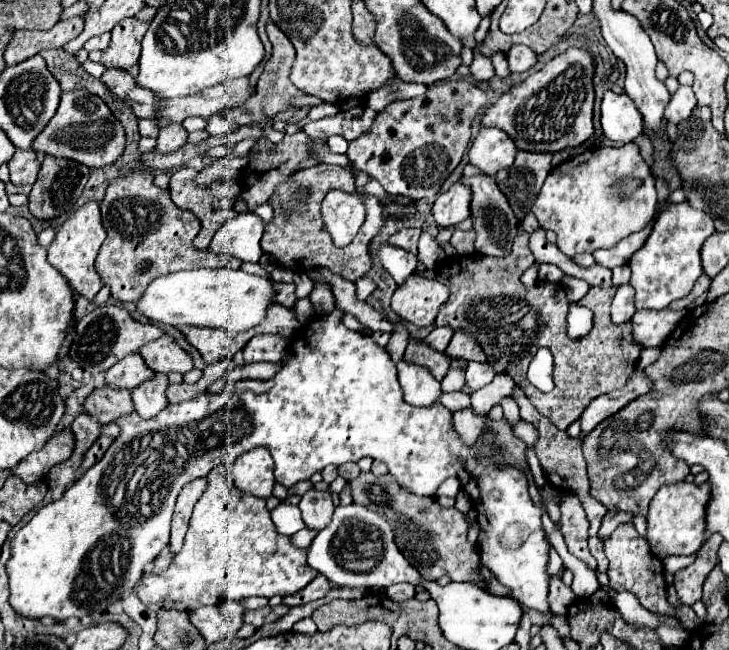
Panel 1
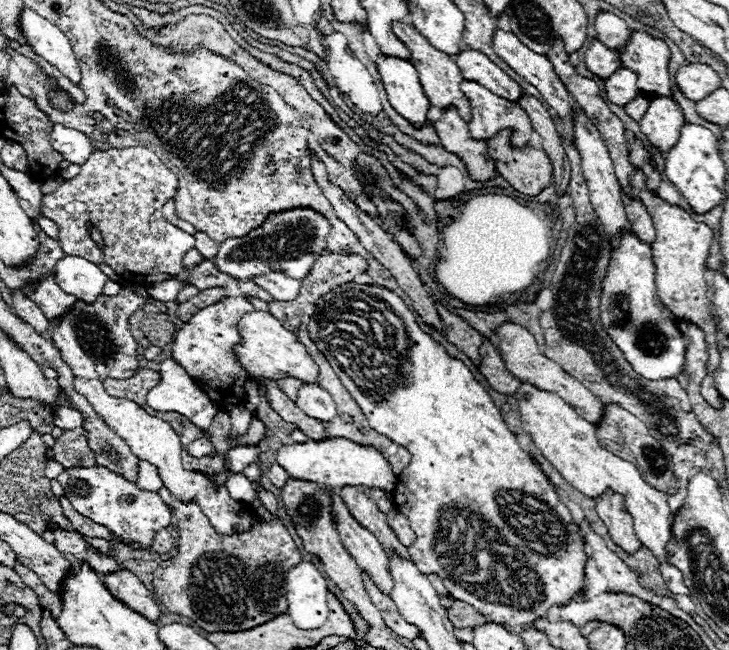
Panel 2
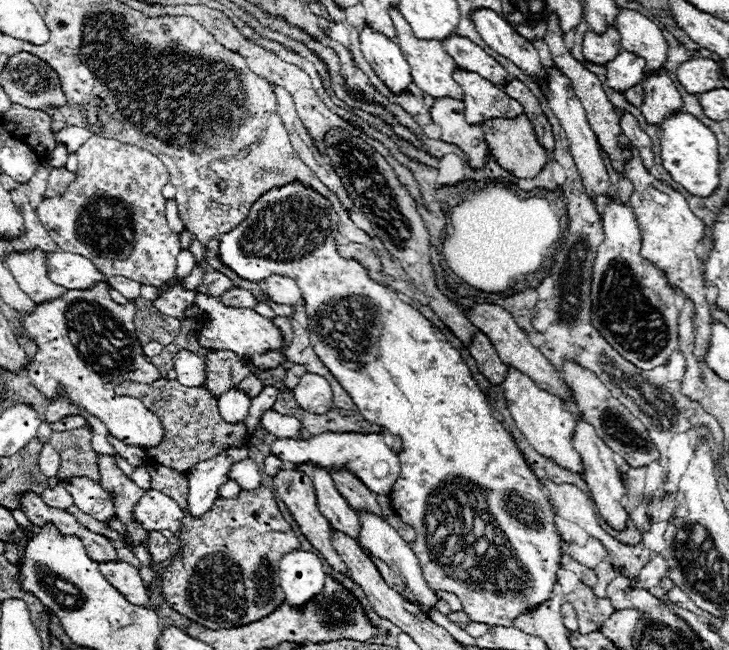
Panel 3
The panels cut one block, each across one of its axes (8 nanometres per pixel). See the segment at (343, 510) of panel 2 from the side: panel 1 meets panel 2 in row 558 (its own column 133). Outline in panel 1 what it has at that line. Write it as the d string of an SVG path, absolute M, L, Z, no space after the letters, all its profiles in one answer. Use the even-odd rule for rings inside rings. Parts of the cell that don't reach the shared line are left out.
M130 354L128 358L122 358L122 362L116 362L116 366L106 372L106 386L114 388L114 390L116 388L132 390L132 388L140 386L142 382L150 380L152 374L154 372L144 364L140 354Z

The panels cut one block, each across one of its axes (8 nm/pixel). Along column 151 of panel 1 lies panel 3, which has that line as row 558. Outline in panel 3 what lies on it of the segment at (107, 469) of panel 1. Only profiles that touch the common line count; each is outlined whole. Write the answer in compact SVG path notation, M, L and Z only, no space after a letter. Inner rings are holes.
M294 182L294 184L288 184L284 188L272 188L270 192L266 192L250 208L248 218L240 226L236 226L228 234L222 234L220 236L220 250L218 250L220 254L218 254L218 258L222 260L224 266L228 266L240 278L250 280L250 282L260 282L260 280L264 280L268 276L274 276L274 274L290 276L290 278L294 278L298 282L298 286L302 290L302 298L306 302L308 330L310 330L310 340L312 340L314 352L326 364L326 368L336 376L336 380L342 384L342 388L350 394L350 398L354 400L354 404L358 406L362 416L366 416L366 420L370 420L372 424L382 426L384 430L388 430L394 436L402 438L404 452L400 454L400 476L398 476L398 480L396 480L396 484L394 484L394 488L390 492L390 500L392 500L394 512L406 524L410 524L416 530L416 540L410 542L410 548L414 550L414 554L420 560L420 566L422 566L426 582L430 584L432 590L446 590L446 592L456 594L462 600L464 612L470 616L470 620L482 622L482 624L488 624L488 626L492 626L492 624L512 626L518 614L530 612L530 608L536 608L538 604L544 604L544 600L550 598L550 592L552 592L552 588L556 584L556 578L558 578L558 570L562 568L562 536L560 536L560 532L556 530L556 524L554 524L554 516L556 514L554 514L554 510L550 506L550 498L540 488L538 478L532 474L532 470L524 462L524 456L518 450L516 442L512 440L510 432L502 426L502 422L498 422L494 418L492 406L488 404L484 392L478 388L476 380L472 378L472 374L470 374L468 366L464 364L464 360L460 358L458 350L450 346L450 342L444 338L444 334L432 322L428 322L410 304L402 302L394 290L390 290L388 286L372 282L358 260L344 260L344 258L340 258L338 252L336 252L336 242L334 242L334 232L336 230L338 230L338 216L332 210L332 204L324 196L314 192L312 188L306 188L306 186L298 184L298 182Z

